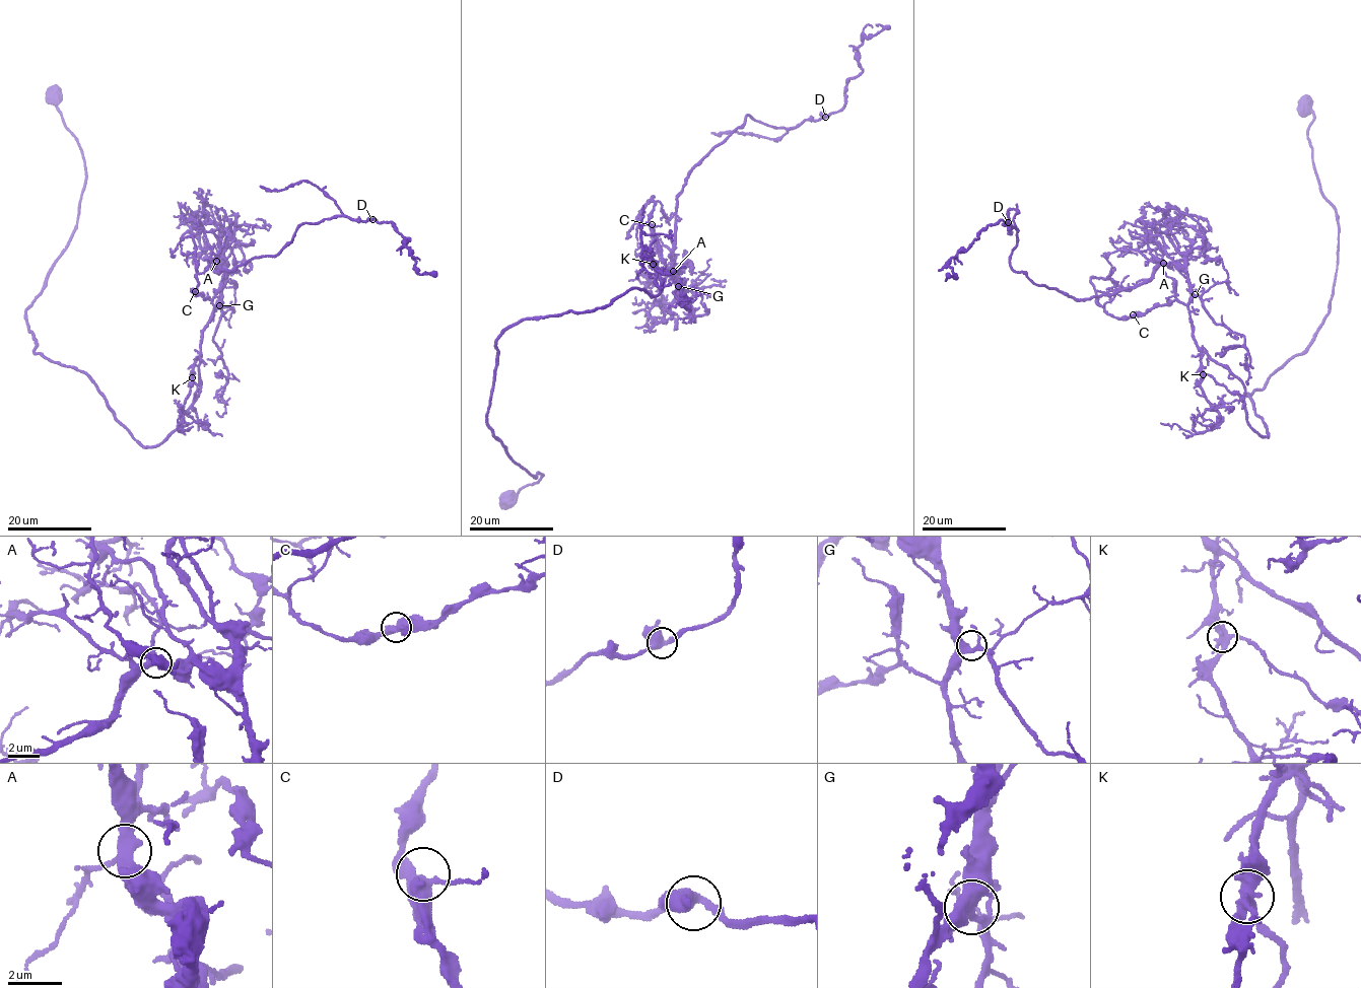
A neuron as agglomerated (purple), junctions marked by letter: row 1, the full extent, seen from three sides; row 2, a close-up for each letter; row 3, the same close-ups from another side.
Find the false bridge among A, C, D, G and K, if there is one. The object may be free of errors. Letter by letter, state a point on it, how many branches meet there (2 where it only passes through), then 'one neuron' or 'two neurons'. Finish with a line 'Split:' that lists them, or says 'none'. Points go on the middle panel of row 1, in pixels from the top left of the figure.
A: at (673, 271); 4 branches meet; one neuron
C: at (652, 224); 4 branches meet; one neuron
D: at (825, 117); 4 branches meet; one neuron
G: at (678, 286); 4 branches meet; one neuron
K: at (653, 264); 4 branches meet; one neuron
Split: none

